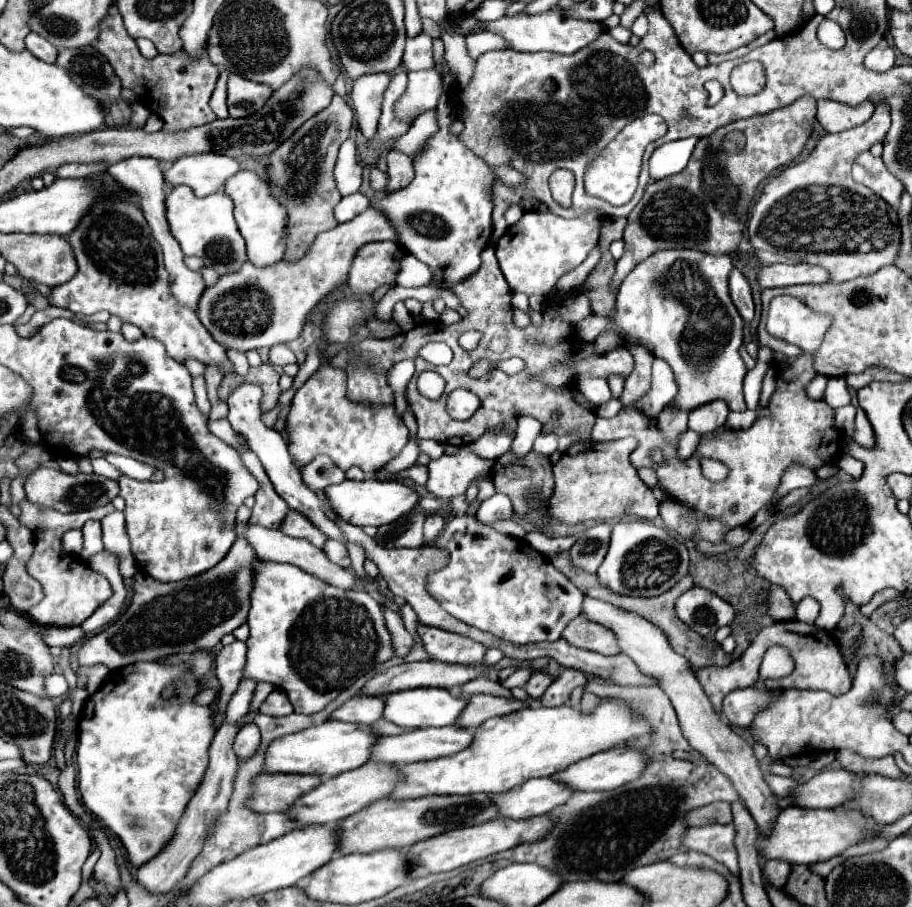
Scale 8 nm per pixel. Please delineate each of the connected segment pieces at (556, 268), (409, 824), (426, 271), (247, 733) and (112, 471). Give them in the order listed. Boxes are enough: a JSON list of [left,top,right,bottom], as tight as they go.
[[496,210,606,296],[340,794,498,854],[396,256,432,288],[234,722,262,760],[90,456,120,480]]

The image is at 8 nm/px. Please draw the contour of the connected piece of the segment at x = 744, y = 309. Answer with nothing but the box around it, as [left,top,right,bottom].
[730,268,754,322]

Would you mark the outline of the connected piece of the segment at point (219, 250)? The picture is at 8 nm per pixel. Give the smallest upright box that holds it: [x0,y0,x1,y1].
[166,186,248,276]

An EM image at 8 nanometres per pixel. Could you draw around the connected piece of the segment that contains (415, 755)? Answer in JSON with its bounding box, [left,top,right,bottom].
[372,724,474,764]

